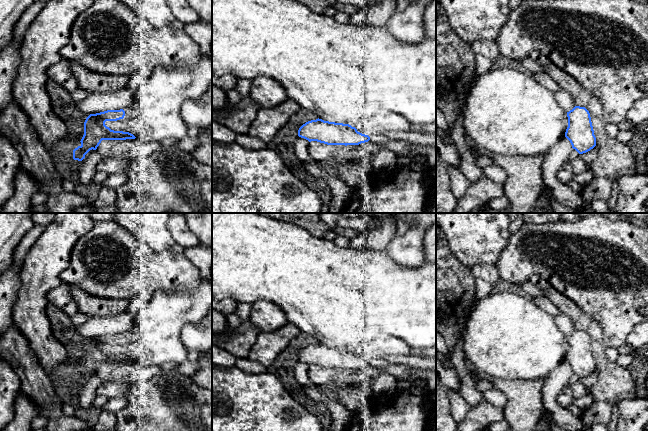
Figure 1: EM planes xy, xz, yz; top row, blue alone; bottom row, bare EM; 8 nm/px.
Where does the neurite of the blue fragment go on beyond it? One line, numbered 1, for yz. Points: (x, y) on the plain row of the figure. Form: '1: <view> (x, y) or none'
1: none

